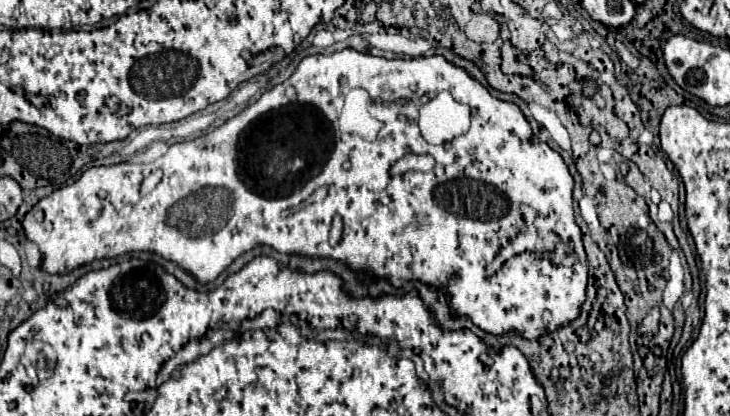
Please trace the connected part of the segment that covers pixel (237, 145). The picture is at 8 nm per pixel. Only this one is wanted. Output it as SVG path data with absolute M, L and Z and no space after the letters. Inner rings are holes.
M343 49L339 53L331 53L331 55L309 55L305 57L299 67L295 69L295 73L281 85L275 85L273 89L265 91L255 103L247 105L241 113L237 113L235 117L227 119L221 127L217 127L215 131L207 133L207 135L201 135L193 141L187 141L187 143L175 143L169 147L169 151L159 157L155 163L151 165L137 165L137 163L117 163L117 165L103 165L103 167L91 167L87 169L79 181L75 181L73 185L67 185L67 187L61 187L57 191L53 191L51 195L39 199L33 209L25 215L23 219L23 229L25 229L25 237L29 241L33 241L39 251L41 251L41 269L45 269L47 273L51 275L65 275L65 273L73 273L77 267L83 267L83 265L89 265L91 261L95 259L111 259L111 257L119 257L119 255L125 255L125 253L135 253L135 251L143 251L143 253L155 253L167 261L173 261L175 265L179 265L185 273L189 273L197 283L205 285L205 283L211 283L215 281L239 255L251 251L253 247L259 247L259 245L269 245L273 247L275 251L279 253L285 253L285 255L301 255L301 257L309 257L309 259L335 259L339 263L343 263L347 269L355 271L355 273L367 273L373 281L377 279L387 279L393 287L403 287L405 283L409 281L421 281L425 285L429 285L431 289L435 289L439 295L447 297L449 305L451 305L451 315L465 315L467 319L471 319L479 329L483 329L485 333L493 333L493 335L503 335L503 333L517 333L521 335L523 339L527 341L539 341L541 335L547 335L547 333L553 333L557 331L559 327L565 327L569 325L571 321L575 321L579 315L581 315L581 305L583 301L586 300L587 291L587 267L585 267L586 253L582 243L582 233L580 228L574 219L573 210L573 199L571 199L571 191L574 188L574 179L565 165L565 161L561 159L561 155L557 151L553 151L547 143L539 141L533 137L533 131L531 131L531 125L527 123L525 115L521 113L521 109L515 105L515 103L509 103L509 101L501 101L497 97L493 97L479 81L475 81L463 67L457 67L453 65L451 61L447 61L443 55L431 55L431 57L413 57L413 59L385 59L385 57L375 57L375 55L369 55L369 53L359 53L355 49ZM355 87L361 87L365 89L370 97L370 102L372 106L371 111L377 111L377 119L385 123L385 127L404 127L400 132L387 132L386 135L383 133L377 141L373 143L367 143L363 141L361 137L357 135L343 135L341 131L333 131L333 127L337 127L339 123L339 113L341 113L341 107L343 107L343 99L345 95L355 89ZM441 91L449 91L459 103L467 103L471 107L471 127L467 133L455 137L451 143L445 143L445 145L429 145L425 143L420 134L417 121L414 120L412 127L405 127L407 121L412 121L411 118L407 118L401 115L401 106L404 103L415 101L419 108L421 105L427 103L427 101L433 99L437 93ZM407 153L415 153L415 155L431 155L435 159L435 167L433 171L429 173L421 173L421 171L407 171L399 177L389 177L389 169L393 167L393 163L397 159L401 159L403 155ZM345 161L353 161L353 163L368 163L371 166L369 171L361 171L363 173L371 173L371 181L363 181L363 185L358 186L360 189L360 199L353 197L351 199L351 175L355 179L355 173L359 173L359 169L353 167L353 171L343 171L341 165ZM155 165L161 165L161 171L163 171L163 177L161 181L157 183L157 187L147 195L147 197L141 197L139 195L139 187L141 187L141 181L145 175L149 175ZM325 169L325 181L311 181L313 177L317 177L321 171ZM319 185L329 185L329 195L333 193L333 197L325 197L323 201L313 201L313 193ZM199 189L213 189L213 191L207 191L207 195L201 195L197 199L191 201L191 195ZM201 203L207 203L207 209L199 209ZM527 203L531 207L537 209L537 216L534 221L534 225L538 230L538 235L543 237L548 233L561 233L562 238L570 238L575 245L575 251L579 255L579 261L573 265L573 267L553 267L547 259L539 259L539 253L524 252L519 255L513 256L511 259L507 260L503 266L498 270L493 277L485 277L483 271L485 271L485 265L493 261L493 257L501 251L501 247L505 247L509 241L513 241L517 237L517 233L523 231L523 217L521 217L521 205ZM335 213L341 213L343 215L343 237L337 245L329 245L329 229L331 229L331 221L333 221L333 215Z

